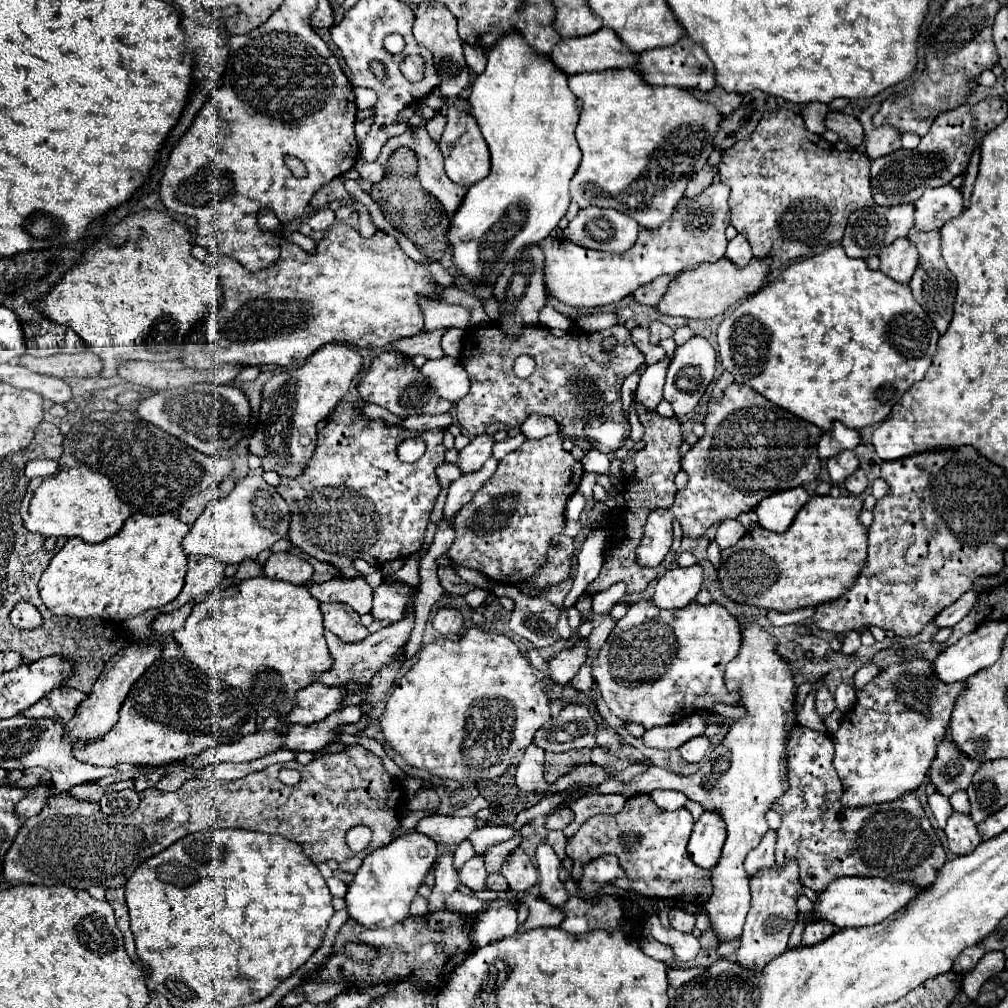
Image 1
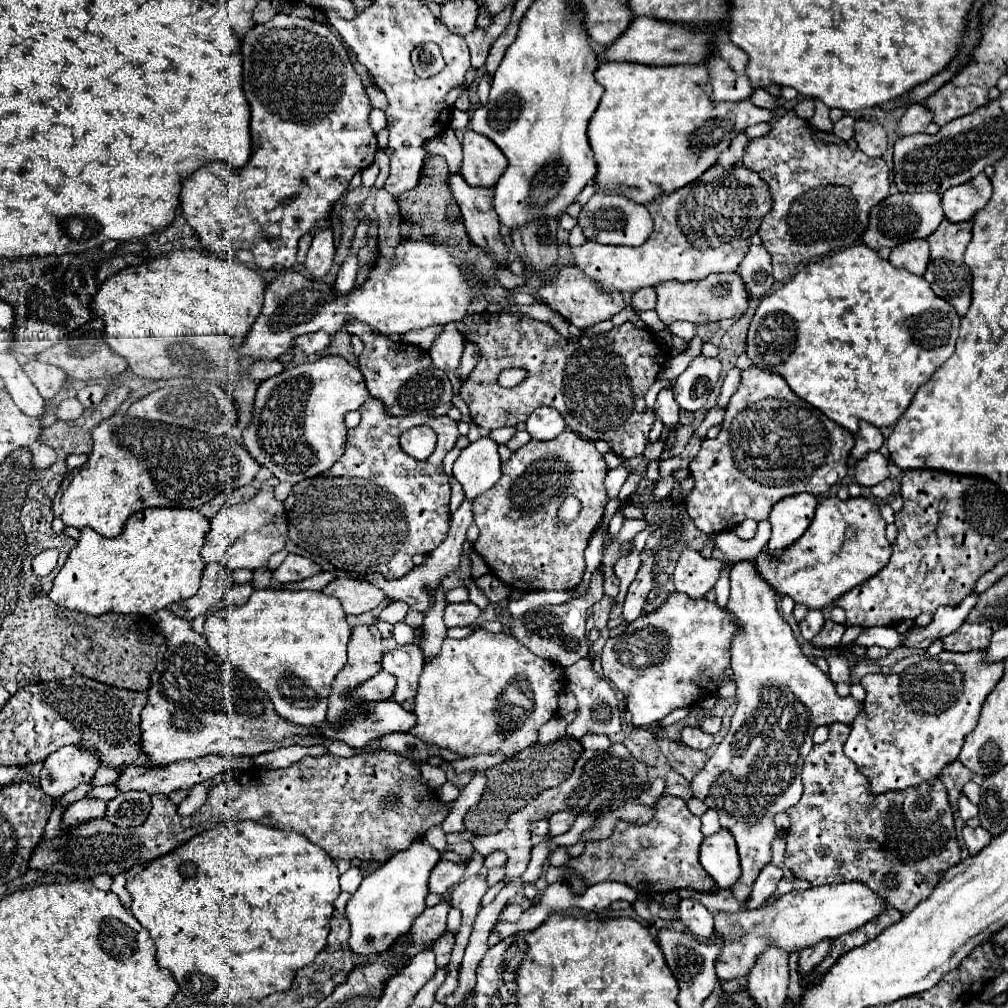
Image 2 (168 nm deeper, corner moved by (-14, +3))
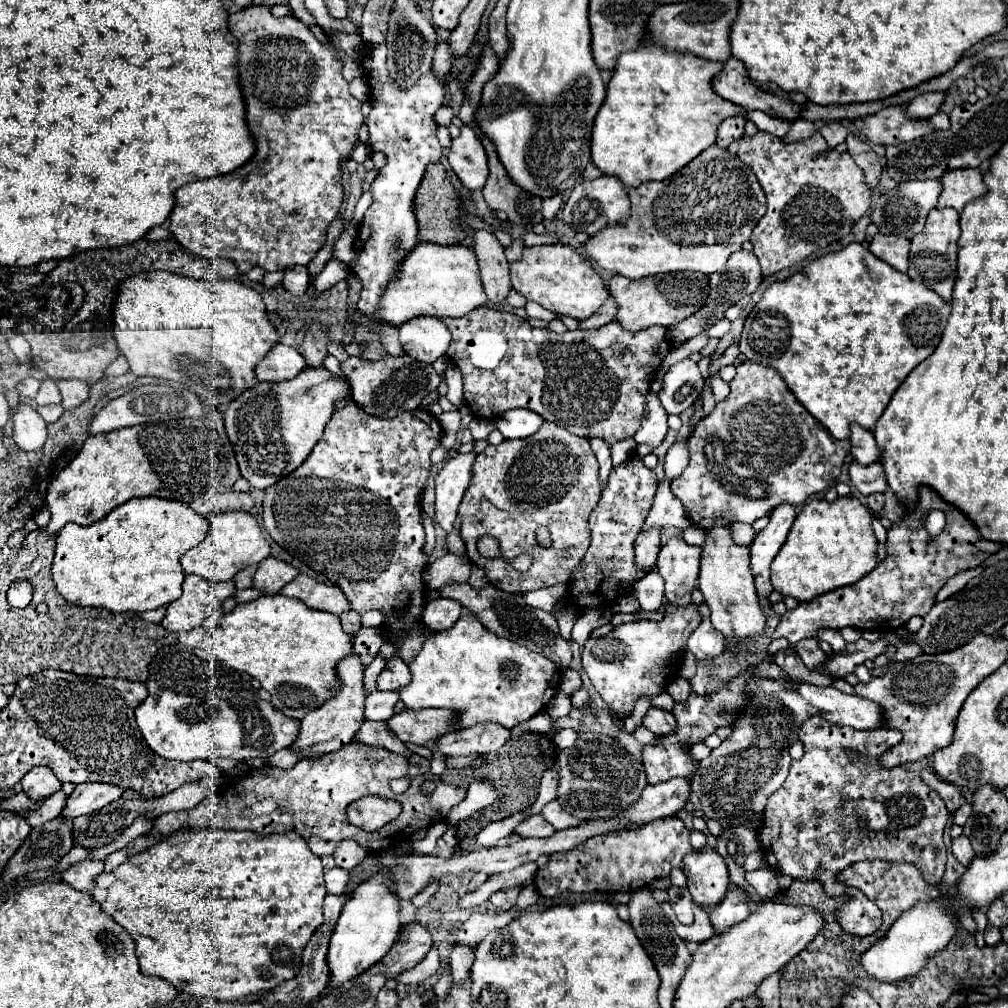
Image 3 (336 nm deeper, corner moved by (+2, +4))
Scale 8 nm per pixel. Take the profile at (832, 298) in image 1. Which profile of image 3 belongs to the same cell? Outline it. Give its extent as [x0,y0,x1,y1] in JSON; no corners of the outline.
[740,242,950,438]

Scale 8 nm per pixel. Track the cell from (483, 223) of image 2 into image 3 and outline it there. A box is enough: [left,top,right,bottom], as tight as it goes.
[474,230,512,304]

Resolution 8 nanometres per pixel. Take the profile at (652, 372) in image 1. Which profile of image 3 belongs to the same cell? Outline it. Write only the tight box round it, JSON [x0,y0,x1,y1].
[634,394,668,448]

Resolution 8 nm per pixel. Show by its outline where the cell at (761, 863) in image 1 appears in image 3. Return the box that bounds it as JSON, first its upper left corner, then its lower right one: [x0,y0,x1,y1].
[708,886,750,934]

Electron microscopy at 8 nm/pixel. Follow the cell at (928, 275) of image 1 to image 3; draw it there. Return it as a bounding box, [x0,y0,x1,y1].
[908,208,960,302]

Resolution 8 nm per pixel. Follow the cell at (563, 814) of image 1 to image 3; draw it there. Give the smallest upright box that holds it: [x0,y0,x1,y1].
[514,814,556,838]

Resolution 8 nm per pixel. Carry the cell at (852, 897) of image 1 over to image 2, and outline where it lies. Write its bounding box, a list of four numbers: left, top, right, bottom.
[714,881,888,979]

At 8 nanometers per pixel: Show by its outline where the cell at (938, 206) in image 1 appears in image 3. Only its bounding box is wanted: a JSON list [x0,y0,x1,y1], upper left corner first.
[938,168,986,210]

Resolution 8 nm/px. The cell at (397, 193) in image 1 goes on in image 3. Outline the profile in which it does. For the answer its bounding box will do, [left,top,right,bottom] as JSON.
[416,162,460,244]

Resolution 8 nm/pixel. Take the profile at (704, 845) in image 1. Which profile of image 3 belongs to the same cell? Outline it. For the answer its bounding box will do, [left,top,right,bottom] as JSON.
[684,848,728,908]

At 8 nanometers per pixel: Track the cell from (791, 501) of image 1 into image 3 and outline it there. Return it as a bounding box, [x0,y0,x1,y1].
[750,504,796,598]

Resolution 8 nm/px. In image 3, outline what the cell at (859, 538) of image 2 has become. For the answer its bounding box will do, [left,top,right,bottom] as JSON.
[772,496,876,602]

